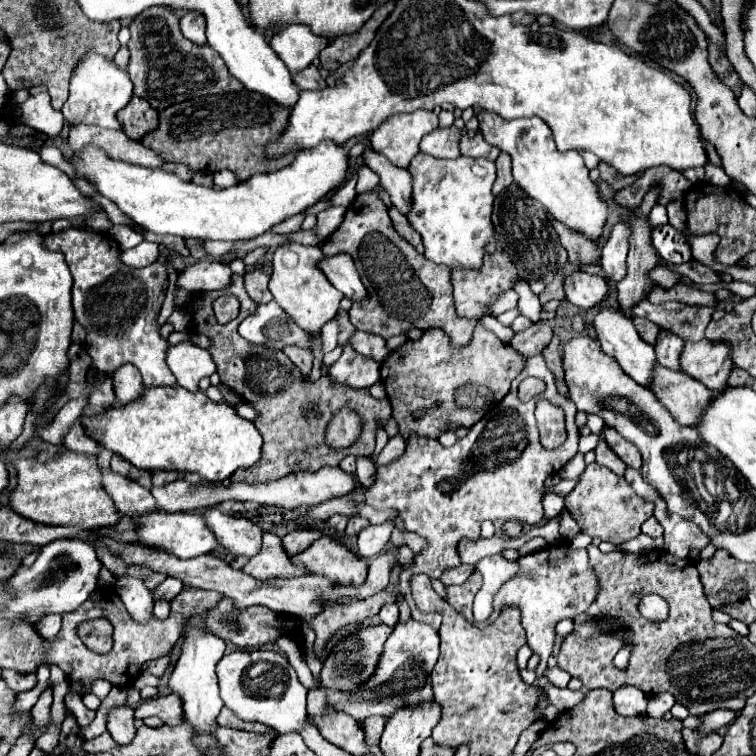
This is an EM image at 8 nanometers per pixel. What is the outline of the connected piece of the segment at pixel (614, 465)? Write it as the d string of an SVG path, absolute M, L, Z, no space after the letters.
M600 440L600 444L596 446L594 452L596 452L596 462L598 462L598 464L610 468L610 470L612 470L614 474L618 474L618 476L624 476L624 472L626 472L624 462L610 450L610 446L606 444L606 440Z

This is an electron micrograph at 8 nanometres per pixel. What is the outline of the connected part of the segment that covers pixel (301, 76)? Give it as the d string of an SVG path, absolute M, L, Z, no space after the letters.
M308 66L302 72L294 74L294 80L296 80L296 84L298 84L300 90L320 90L320 88L326 86L326 82L320 76L320 72L318 72L316 66Z

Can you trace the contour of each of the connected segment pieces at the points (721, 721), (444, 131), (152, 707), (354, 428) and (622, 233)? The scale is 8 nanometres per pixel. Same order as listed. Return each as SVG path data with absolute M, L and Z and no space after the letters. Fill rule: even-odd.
M716 710L716 712L710 712L706 716L700 716L702 718L700 732L714 732L716 728L730 724L736 716L738 716L738 712L732 712L732 710Z
M456 126L436 128L422 138L420 150L432 154L434 158L458 158L460 156L460 136L462 132Z
M168 694L168 696L158 696L146 702L140 702L136 708L136 718L148 718L148 716L158 716L166 724L176 726L184 722L184 710L180 704L180 696Z
M342 408L332 416L326 428L326 444L334 450L348 448L358 440L360 430L362 430L362 418L358 416L358 412Z
M618 222L610 236L602 246L602 260L600 266L608 274L610 280L620 282L626 276L626 256L628 256L628 236L630 226L626 222Z

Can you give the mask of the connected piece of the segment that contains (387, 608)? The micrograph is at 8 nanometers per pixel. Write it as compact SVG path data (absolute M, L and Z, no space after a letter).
M384 604L382 606L382 610L380 610L380 620L384 622L384 624L388 624L388 626L396 626L398 624L398 618L400 618L400 614L398 614L398 606L396 604Z

